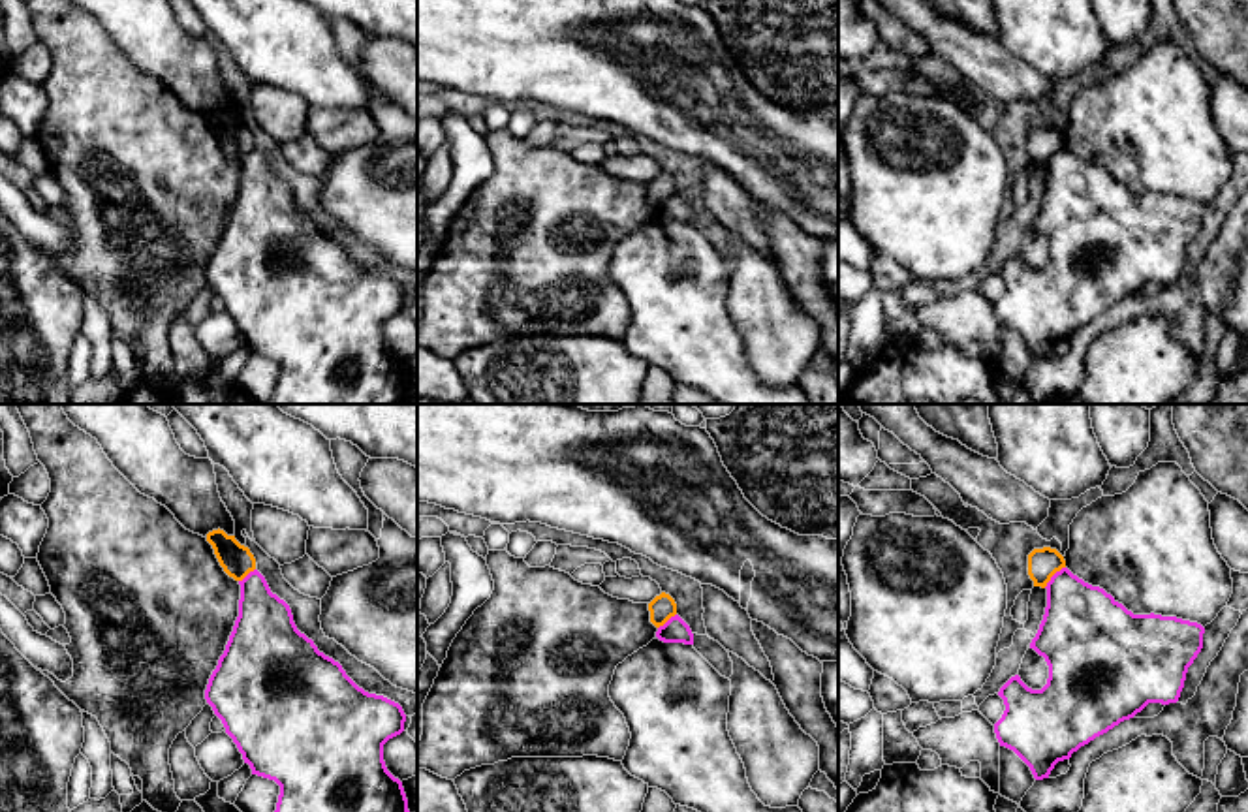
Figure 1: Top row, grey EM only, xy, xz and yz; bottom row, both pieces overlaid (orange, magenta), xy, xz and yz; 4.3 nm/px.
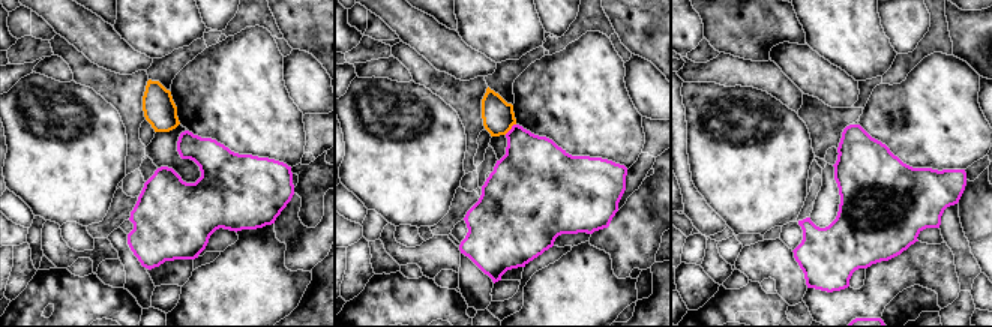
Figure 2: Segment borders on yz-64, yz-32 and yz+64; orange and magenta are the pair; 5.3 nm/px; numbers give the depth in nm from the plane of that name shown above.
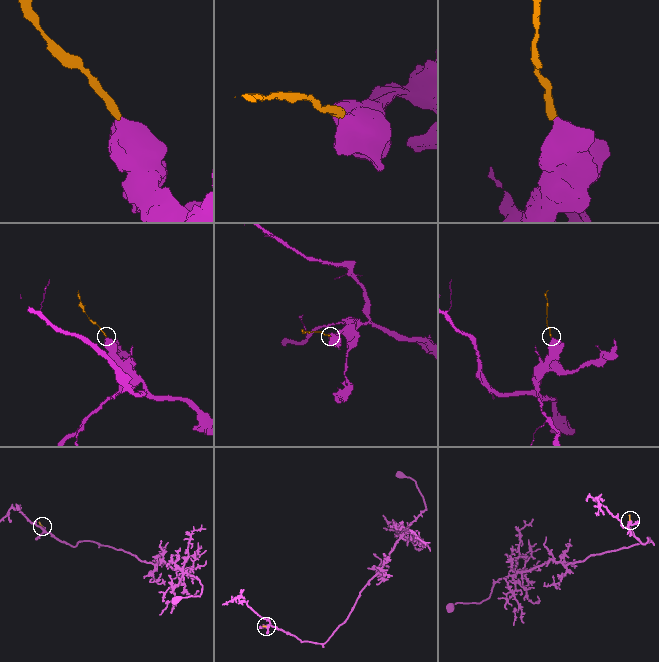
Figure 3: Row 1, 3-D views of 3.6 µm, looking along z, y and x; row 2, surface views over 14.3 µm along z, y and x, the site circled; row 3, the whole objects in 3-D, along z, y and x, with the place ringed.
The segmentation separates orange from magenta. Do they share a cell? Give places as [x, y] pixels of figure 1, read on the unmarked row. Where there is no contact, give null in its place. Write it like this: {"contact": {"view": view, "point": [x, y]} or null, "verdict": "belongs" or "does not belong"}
{"contact": {"view": "yz", "point": [1053, 153]}, "verdict": "does not belong"}

